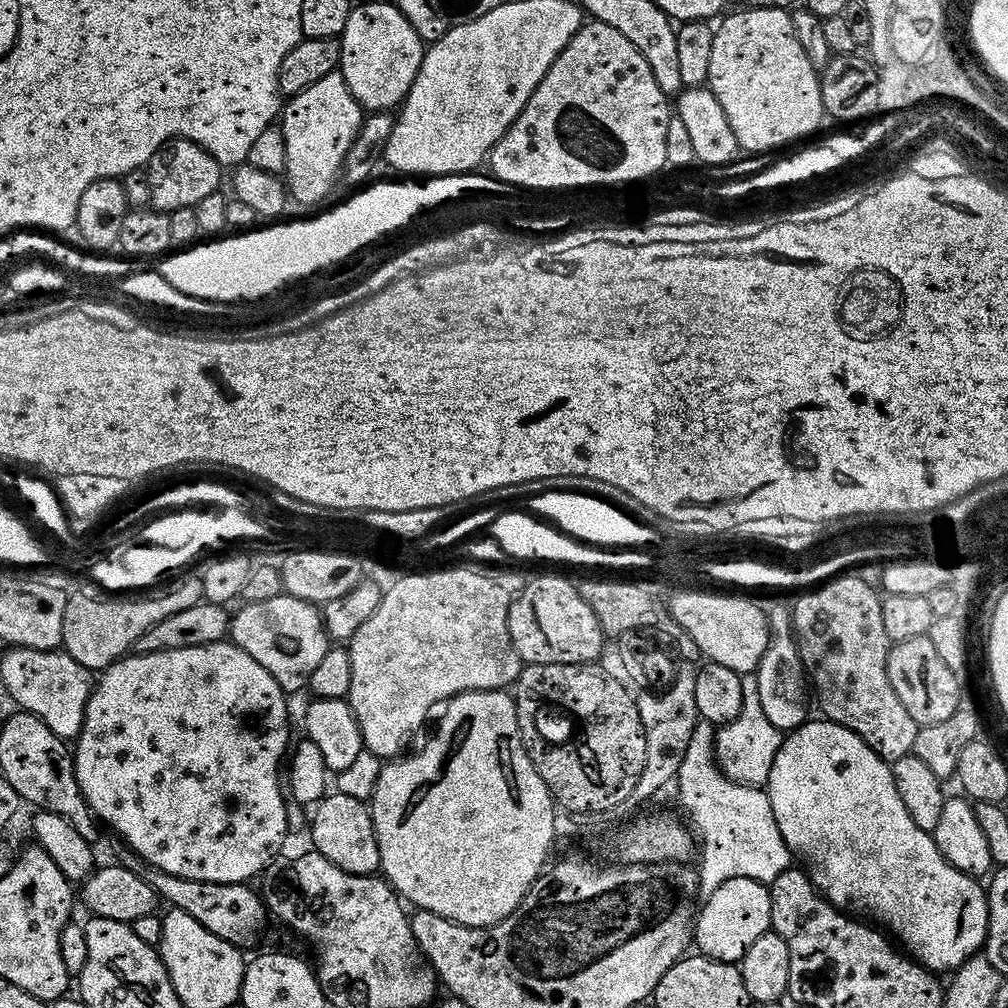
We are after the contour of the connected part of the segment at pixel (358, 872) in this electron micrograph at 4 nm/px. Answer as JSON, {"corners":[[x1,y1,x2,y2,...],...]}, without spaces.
{"corners":[[332,790,320,799,311,812,311,847,315,852,355,876,370,876,380,872,378,838,372,821,372,809,365,801,348,792]]}

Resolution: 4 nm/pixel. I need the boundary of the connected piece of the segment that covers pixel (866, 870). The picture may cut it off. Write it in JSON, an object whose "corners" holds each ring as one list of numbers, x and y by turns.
{"corners":[[811,720,785,735,766,785,785,845,793,857,804,859,808,881,835,908,885,924,880,926,896,935,904,943,903,951,929,972,956,972,983,949,988,936,988,898,981,881,955,868,938,850,932,833,914,826,898,798,889,761,874,754,854,730,832,720]]}

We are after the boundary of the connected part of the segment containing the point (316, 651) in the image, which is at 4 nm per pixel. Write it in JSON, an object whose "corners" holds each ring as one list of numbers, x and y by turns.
{"corners":[[287,594,270,598,270,602,240,606,230,620,230,640,250,654,288,694,307,685,310,674,318,670,318,662,322,662,330,647,321,609,308,600]]}

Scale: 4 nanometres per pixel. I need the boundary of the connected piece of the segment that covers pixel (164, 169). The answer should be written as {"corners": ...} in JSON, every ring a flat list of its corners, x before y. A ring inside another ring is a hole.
{"corners":[[183,138,169,139,166,149,146,162,146,175,152,191,151,207,170,214,179,208,195,206,206,198,206,194,214,194,221,187,220,172,222,165,201,144]]}

